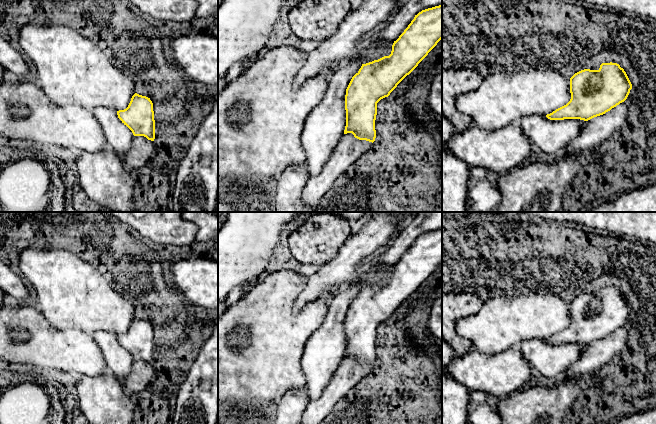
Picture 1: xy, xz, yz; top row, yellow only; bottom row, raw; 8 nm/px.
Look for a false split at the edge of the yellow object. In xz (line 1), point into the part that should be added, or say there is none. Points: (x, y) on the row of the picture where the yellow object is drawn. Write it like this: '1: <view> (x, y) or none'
1: none

